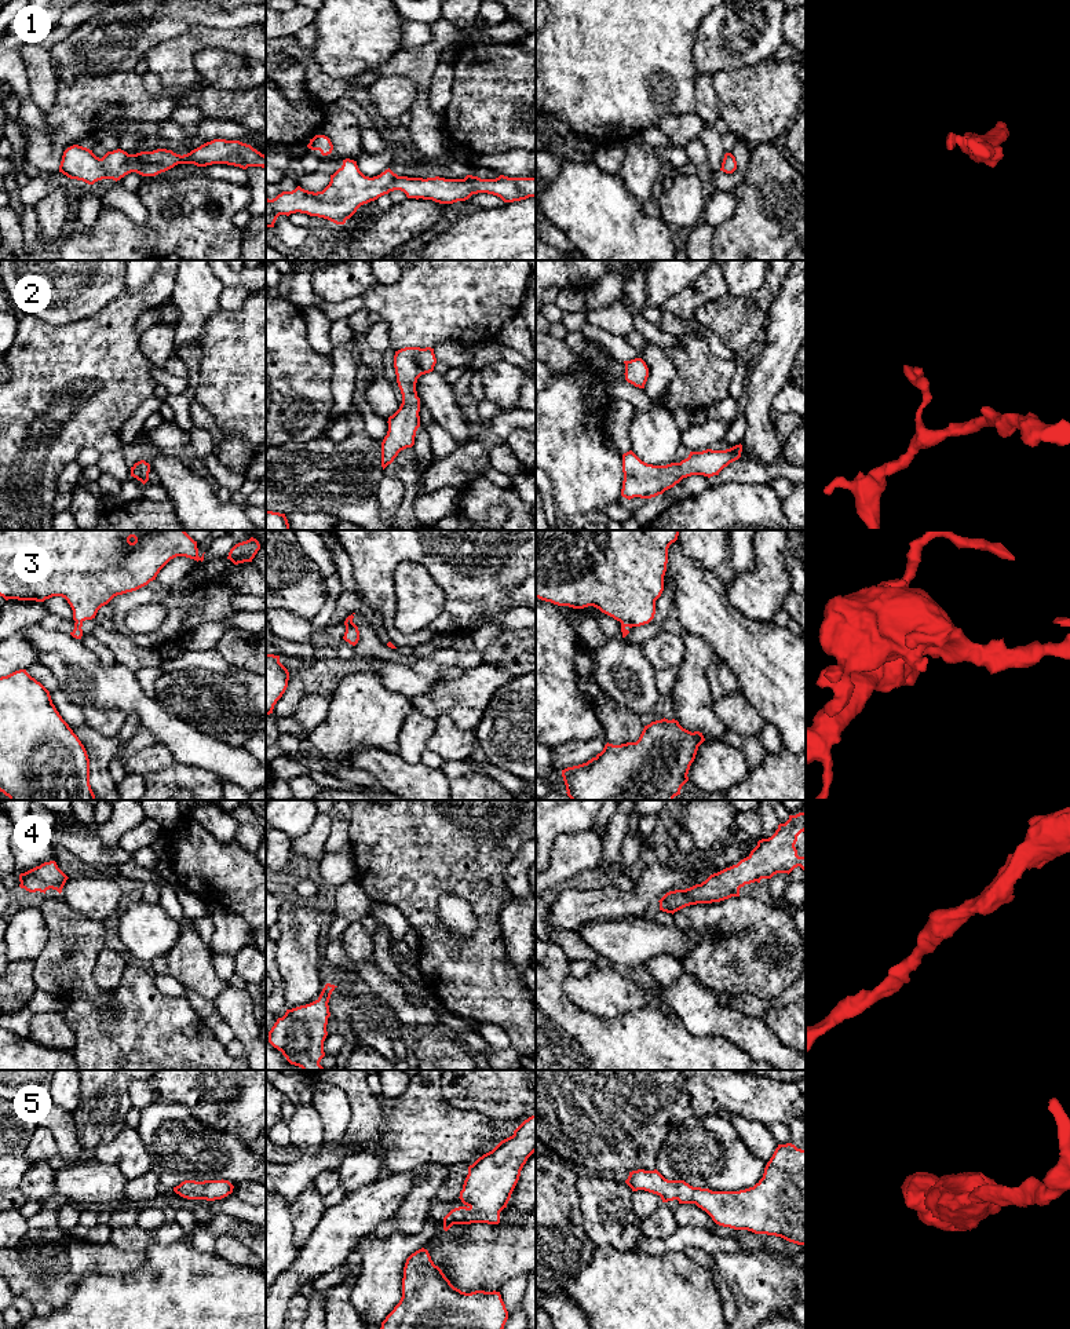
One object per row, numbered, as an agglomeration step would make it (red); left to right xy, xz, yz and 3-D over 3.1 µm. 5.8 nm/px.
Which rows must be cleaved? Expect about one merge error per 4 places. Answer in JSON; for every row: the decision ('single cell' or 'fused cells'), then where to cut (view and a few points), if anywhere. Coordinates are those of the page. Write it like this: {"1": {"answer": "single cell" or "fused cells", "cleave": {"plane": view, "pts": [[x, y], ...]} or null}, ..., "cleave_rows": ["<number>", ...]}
{"1": {"answer": "single cell", "cleave": null}, "2": {"answer": "single cell", "cleave": null}, "3": {"answer": "fused cells", "cleave": {"plane": "yz", "pts": [[620, 621], [628, 621], [634, 625]]}}, "4": {"answer": "single cell", "cleave": null}, "5": {"answer": "single cell", "cleave": null}, "cleave_rows": ["3"]}

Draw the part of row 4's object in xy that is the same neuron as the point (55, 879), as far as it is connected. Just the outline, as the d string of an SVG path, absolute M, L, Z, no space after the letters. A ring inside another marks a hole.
M55 861L44 862L25 873L19 875L19 887L29 892L44 892L50 888L59 894L69 877L58 868Z

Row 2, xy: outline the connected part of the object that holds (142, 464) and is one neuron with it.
M145 460L135 463L131 467L131 477L140 481L143 485L149 481L150 464Z

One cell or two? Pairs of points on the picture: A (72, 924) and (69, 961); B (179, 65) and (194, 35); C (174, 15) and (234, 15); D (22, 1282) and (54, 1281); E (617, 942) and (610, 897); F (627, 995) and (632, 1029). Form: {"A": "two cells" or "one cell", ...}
{"A": "one cell", "B": "one cell", "C": "one cell", "D": "one cell", "E": "two cells", "F": "two cells"}

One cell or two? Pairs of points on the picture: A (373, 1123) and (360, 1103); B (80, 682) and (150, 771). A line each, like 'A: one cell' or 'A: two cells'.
A: one cell
B: two cells

